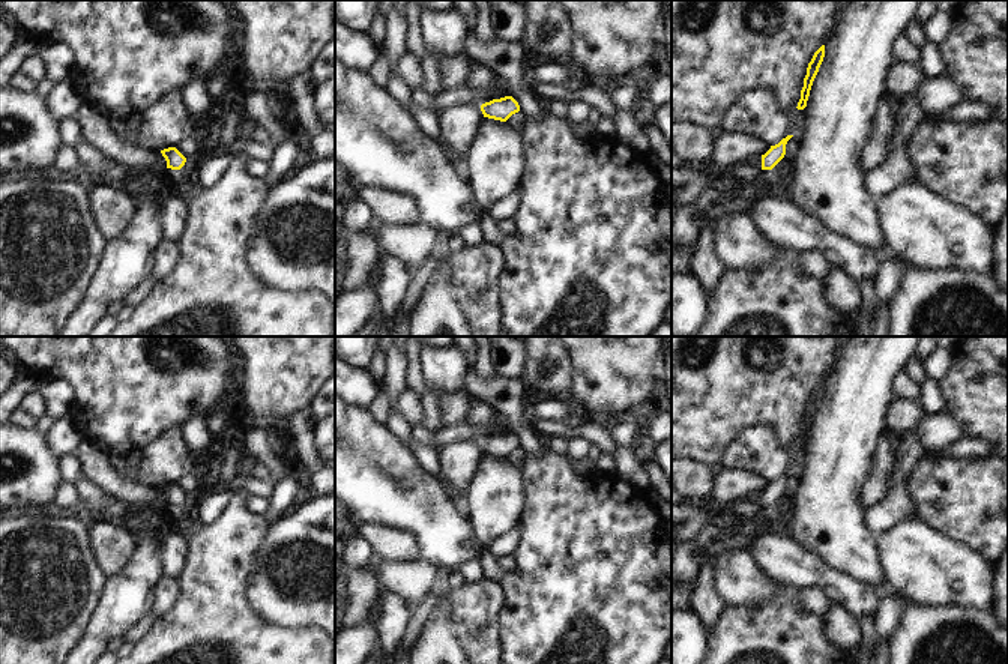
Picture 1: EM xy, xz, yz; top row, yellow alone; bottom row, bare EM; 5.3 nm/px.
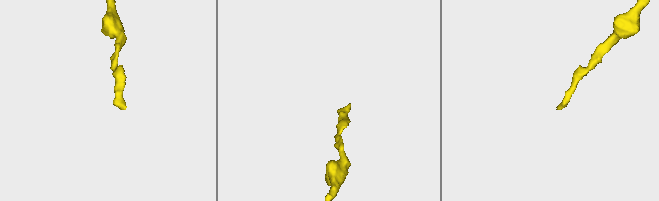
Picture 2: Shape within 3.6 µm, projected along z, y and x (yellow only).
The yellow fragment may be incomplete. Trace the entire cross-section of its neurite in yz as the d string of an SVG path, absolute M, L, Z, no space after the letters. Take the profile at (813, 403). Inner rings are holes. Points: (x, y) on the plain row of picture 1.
M822 382L814 389L811 398L808 400L807 412L804 415L804 424L801 427L801 436L799 436L798 443L796 443L798 446L804 446L807 443L810 427L811 427L813 418L814 418L817 409L819 409L819 404L823 398L823 394L825 394L825 382Z

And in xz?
M505 433L482 440L481 448L484 454L506 458L512 451L520 448L520 442L512 433Z

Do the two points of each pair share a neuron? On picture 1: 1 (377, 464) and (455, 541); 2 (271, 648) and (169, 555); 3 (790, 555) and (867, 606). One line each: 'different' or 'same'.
1: same
2: different
3: same

